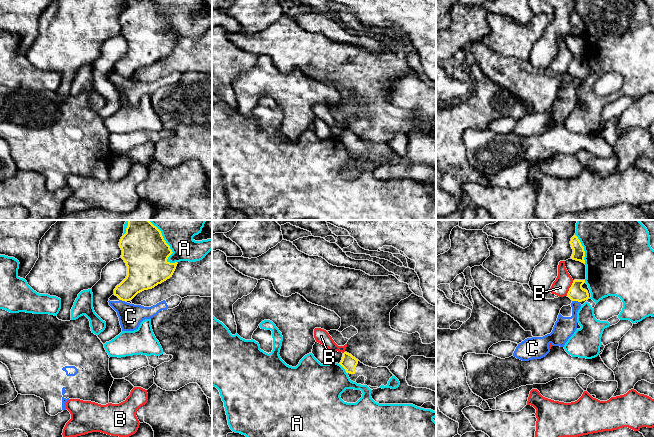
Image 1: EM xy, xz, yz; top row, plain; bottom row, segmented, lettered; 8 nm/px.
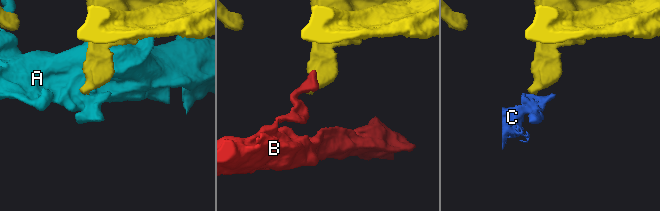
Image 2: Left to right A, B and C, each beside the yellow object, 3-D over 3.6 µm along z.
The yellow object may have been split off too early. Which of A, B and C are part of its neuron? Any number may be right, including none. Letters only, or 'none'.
none

